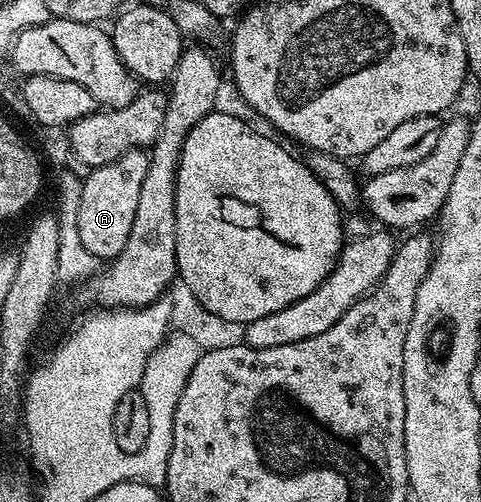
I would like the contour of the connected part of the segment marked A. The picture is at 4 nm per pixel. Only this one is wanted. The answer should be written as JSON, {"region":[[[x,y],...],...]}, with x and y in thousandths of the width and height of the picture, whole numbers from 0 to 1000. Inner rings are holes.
{"region":[[[274,297],[247,317],[191,339],[187,351],[175,355],[158,394],[160,442],[164,476],[173,476],[173,492],[181,492],[189,508],[204,516],[233,516],[247,508],[247,500],[256,500],[264,468],[272,468],[272,452],[281,444],[281,420],[289,412],[289,378],[297,375],[308,331],[310,305],[293,297]]]}

